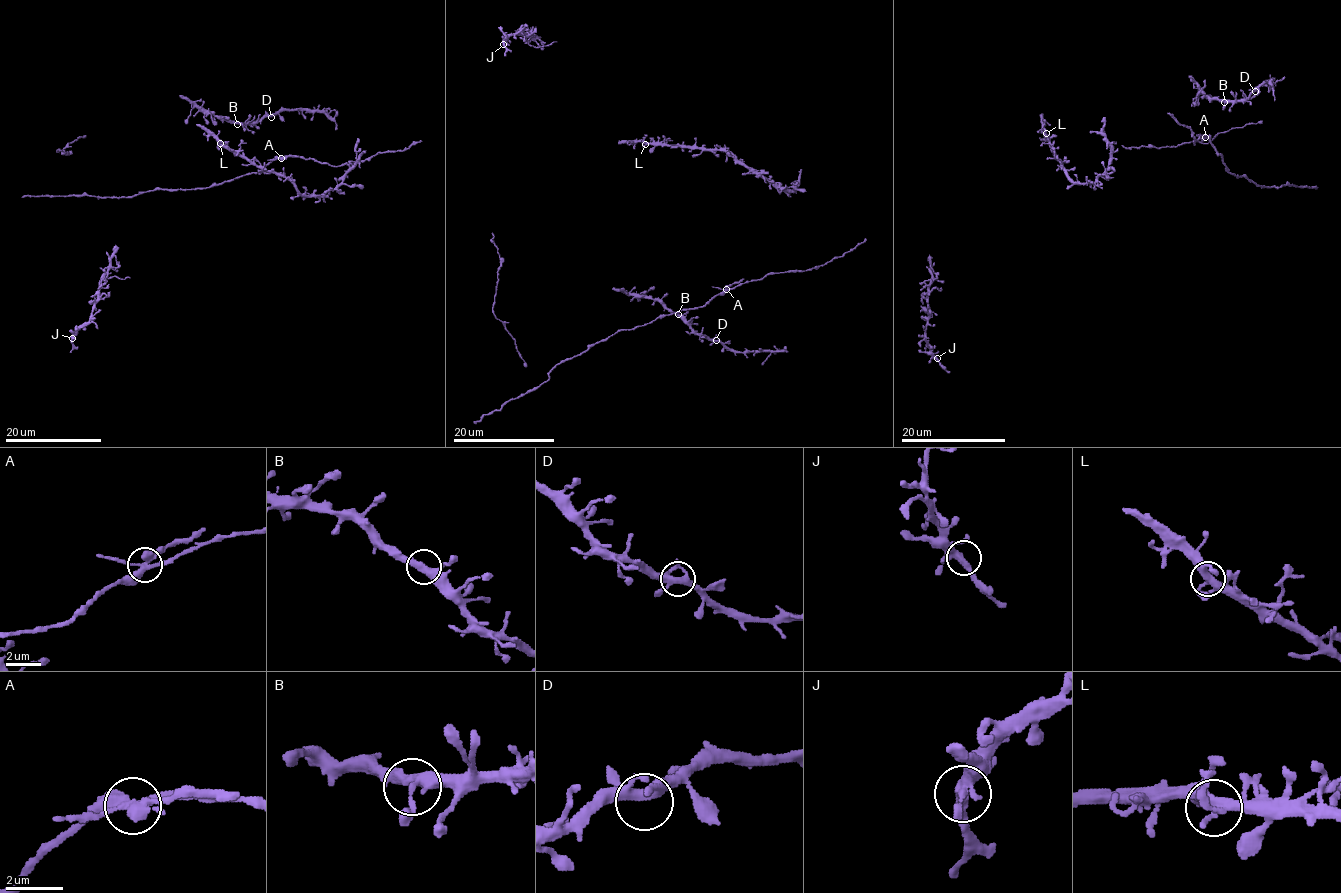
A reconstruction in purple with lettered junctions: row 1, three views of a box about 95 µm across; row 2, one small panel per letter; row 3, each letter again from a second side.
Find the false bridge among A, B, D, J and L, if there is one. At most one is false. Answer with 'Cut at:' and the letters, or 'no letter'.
Cut at: A

